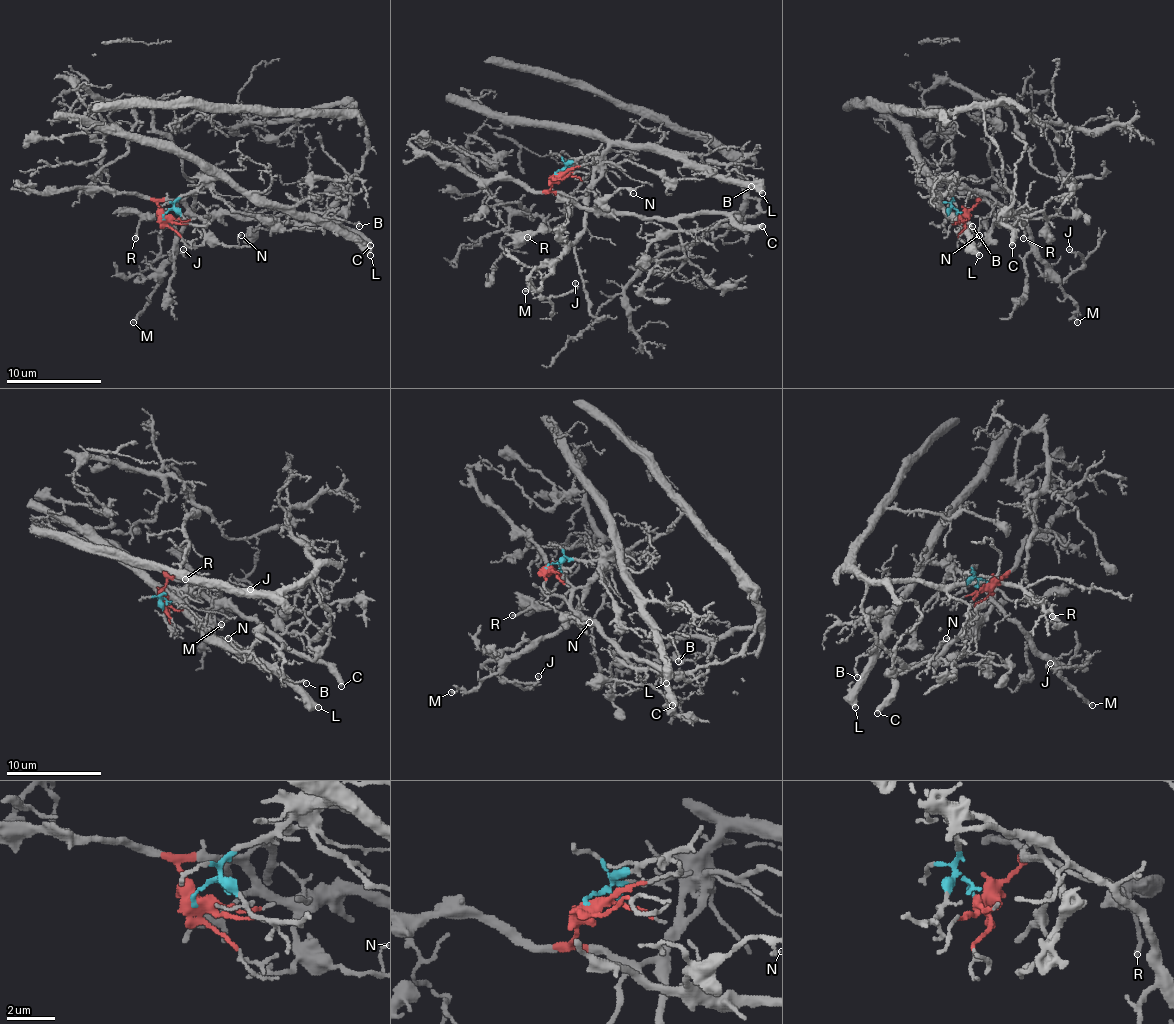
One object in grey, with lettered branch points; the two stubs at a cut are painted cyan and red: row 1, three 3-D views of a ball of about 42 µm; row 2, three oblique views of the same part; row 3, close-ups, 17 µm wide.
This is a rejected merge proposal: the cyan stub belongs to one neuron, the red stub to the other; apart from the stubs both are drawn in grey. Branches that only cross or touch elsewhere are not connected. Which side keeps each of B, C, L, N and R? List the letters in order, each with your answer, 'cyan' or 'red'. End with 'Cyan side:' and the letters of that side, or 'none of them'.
B: cyan
C: red
L: cyan
N: red
R: red
Cyan side: B, L

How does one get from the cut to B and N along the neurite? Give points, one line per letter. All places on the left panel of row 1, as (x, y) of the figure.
B: (163, 217), (175, 203), (206, 182), (232, 179), (294, 213), (347, 220), (359, 227)
N: (163, 217), (161, 201), (180, 201), (220, 244), (235, 246), (239, 244), (242, 234)

